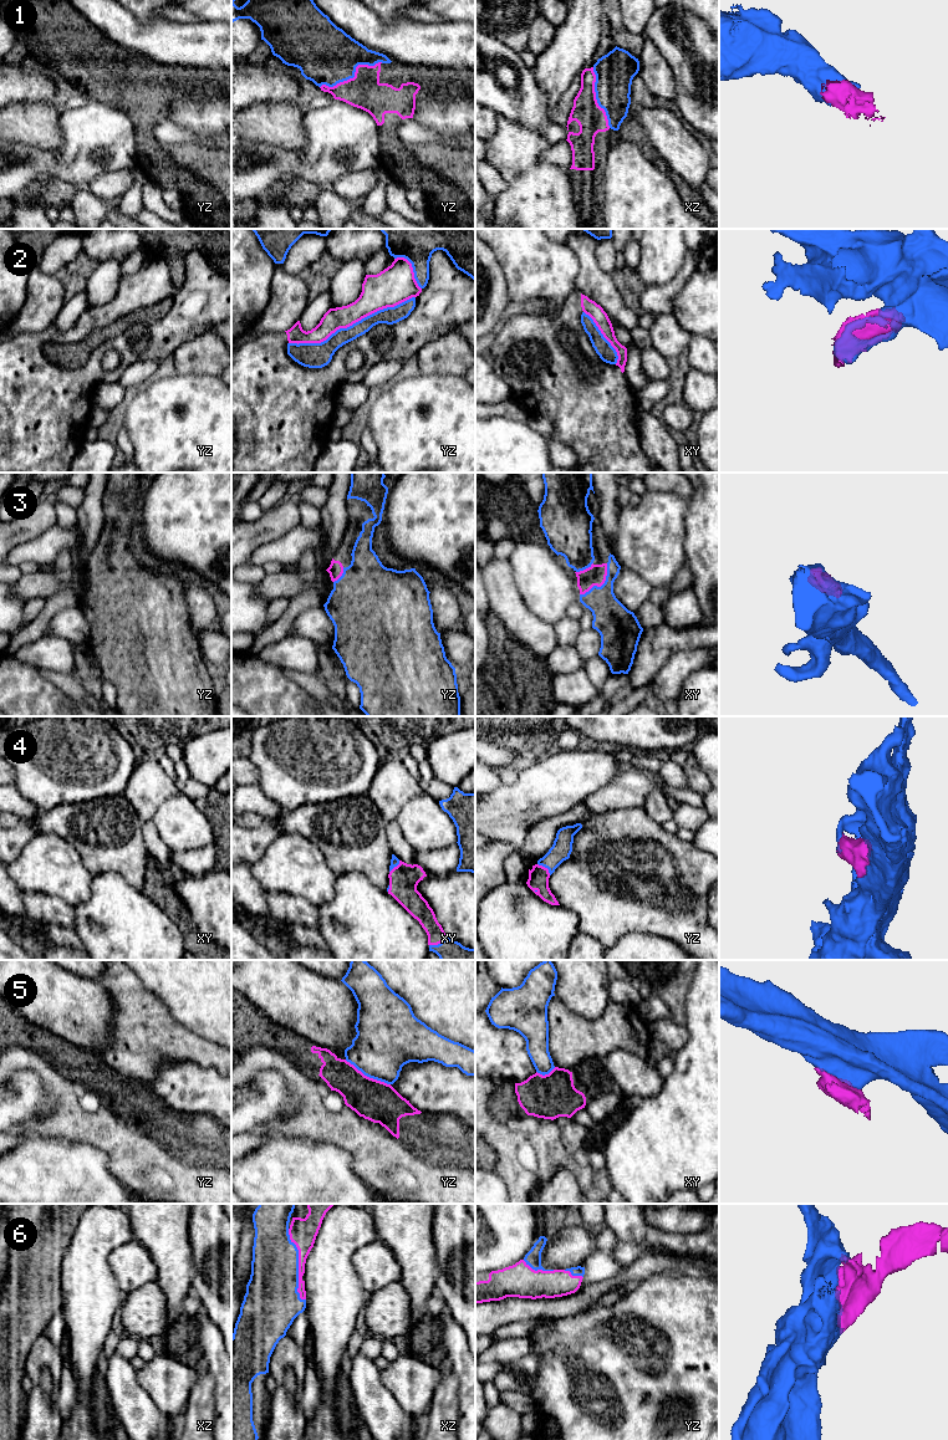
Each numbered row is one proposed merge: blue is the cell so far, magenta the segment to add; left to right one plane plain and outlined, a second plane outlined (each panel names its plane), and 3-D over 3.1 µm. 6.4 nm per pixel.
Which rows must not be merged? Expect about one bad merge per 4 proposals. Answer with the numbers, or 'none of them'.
2, 5

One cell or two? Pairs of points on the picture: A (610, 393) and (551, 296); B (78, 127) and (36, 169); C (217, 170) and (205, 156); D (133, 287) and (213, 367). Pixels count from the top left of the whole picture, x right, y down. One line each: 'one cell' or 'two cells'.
A: two cells
B: one cell
C: one cell
D: two cells

